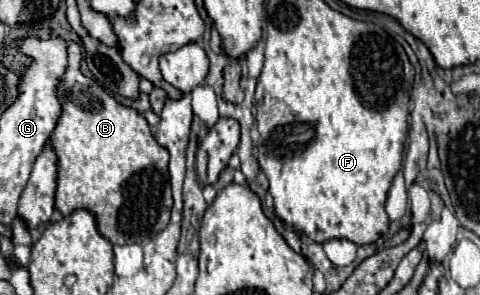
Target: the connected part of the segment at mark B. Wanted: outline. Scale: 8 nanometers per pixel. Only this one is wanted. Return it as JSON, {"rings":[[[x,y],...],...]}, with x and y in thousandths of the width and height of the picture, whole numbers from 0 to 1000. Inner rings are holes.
{"rings":[[[146,149],[146,217],[121,278],[121,332],[129,353],[125,400],[100,488],[121,529],[117,603],[117,712],[146,732],[154,712],[183,712],[200,739],[204,786],[233,827],[292,827],[308,800],[346,773],[354,746],[354,617],[350,617],[350,522],[321,475],[304,407],[279,373],[246,353],[196,271],[167,244],[167,156]]]}

